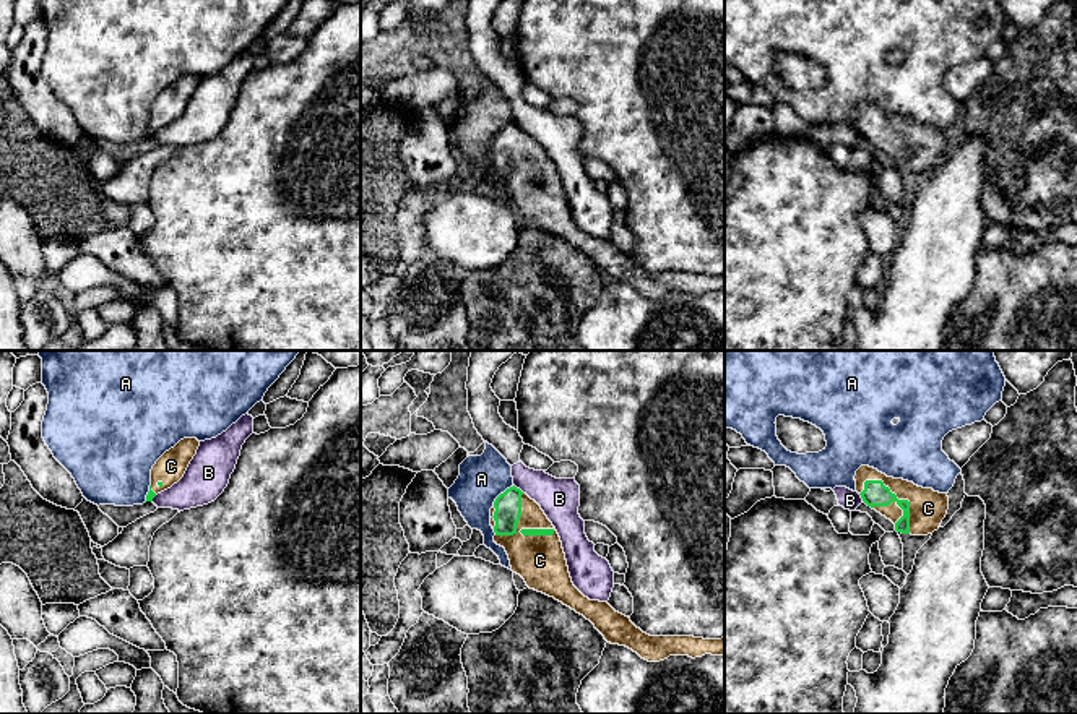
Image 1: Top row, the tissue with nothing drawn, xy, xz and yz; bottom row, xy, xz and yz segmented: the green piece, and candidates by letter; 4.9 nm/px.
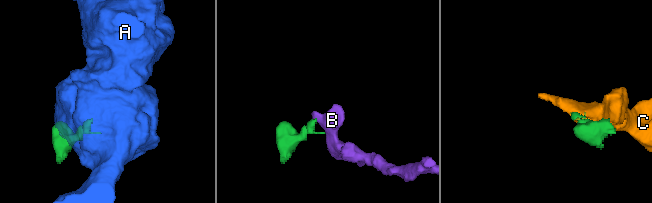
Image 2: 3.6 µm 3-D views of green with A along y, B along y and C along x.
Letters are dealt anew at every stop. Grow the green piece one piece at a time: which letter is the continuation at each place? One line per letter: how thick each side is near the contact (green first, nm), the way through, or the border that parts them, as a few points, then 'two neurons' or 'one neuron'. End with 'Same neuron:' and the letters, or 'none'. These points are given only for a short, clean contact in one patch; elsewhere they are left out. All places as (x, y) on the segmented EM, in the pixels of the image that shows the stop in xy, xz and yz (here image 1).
A: 130 nm thick on the green side, 220 nm on the other; border along xz (514, 486), (507, 487), (493, 505); two neurons
B: 130 nm thick on the green side, 200 nm on the other; two neurons
C: 120 nm thick on the green side, 180 nm on the other; one neuron
Same neuron: C

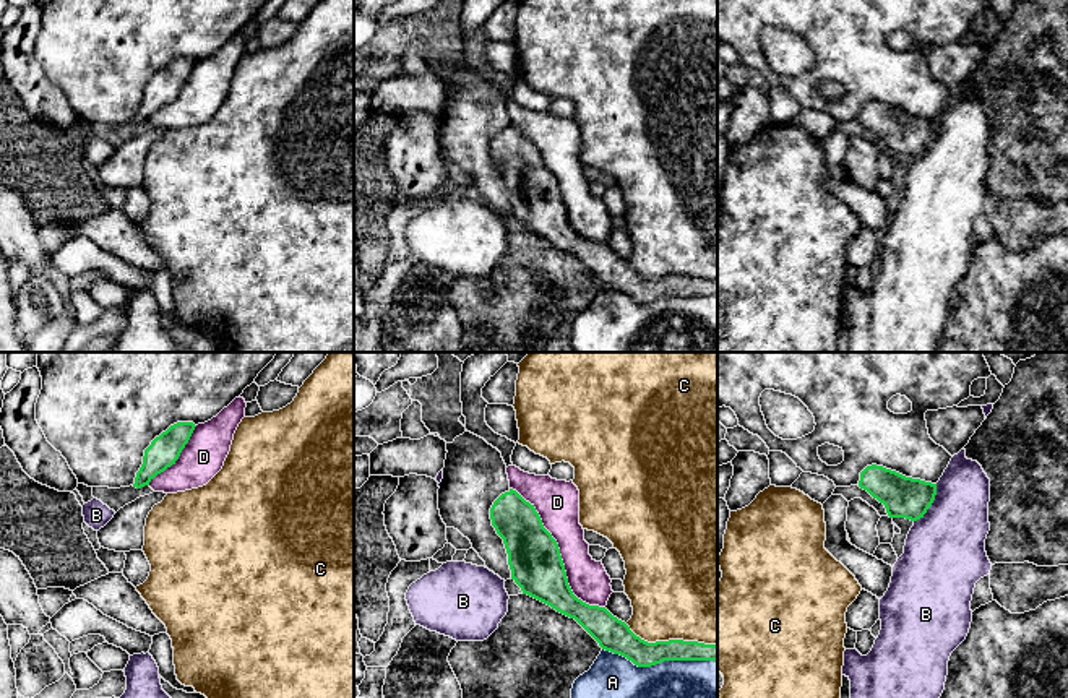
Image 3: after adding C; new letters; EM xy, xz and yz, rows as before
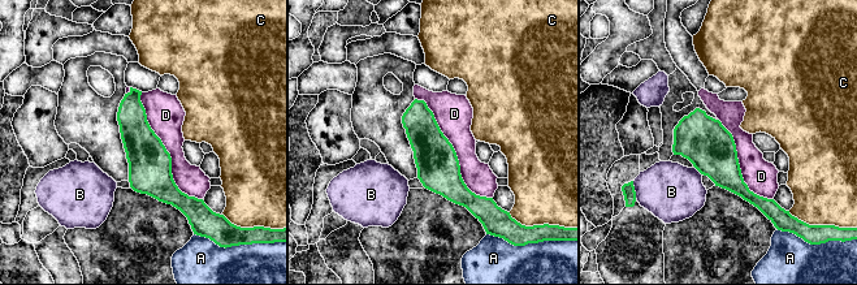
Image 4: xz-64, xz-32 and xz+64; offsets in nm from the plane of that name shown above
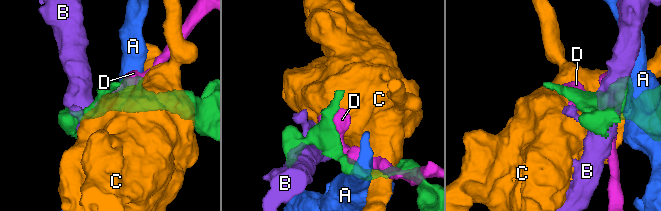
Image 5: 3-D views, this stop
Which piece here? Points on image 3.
A: 150 nm thick on the green side, 220 nm on the other; two neurons
B: 200 nm thick on the green side, 400 nm on the other; two neurons
C: 140 nm thick on the green side, 480 nm on the other; two neurons
D: 260 nm thick on the green side, 220 nm on the other; two neurons
Same neuron: none

